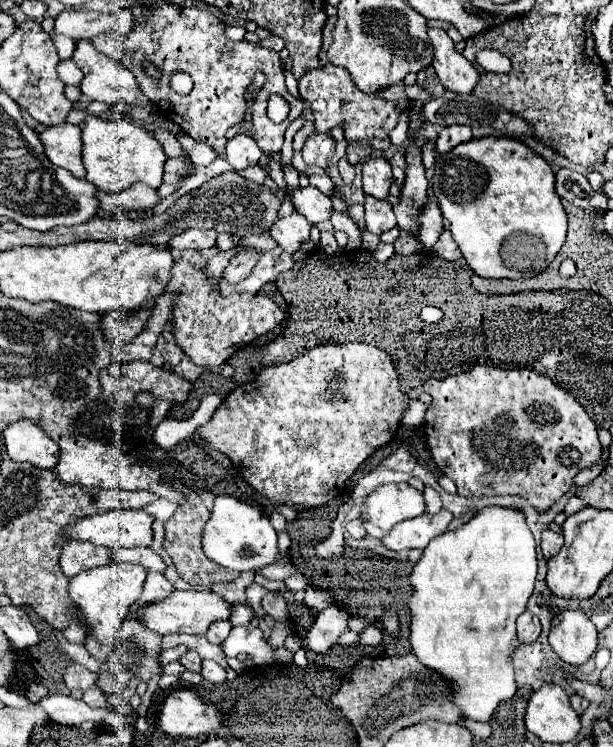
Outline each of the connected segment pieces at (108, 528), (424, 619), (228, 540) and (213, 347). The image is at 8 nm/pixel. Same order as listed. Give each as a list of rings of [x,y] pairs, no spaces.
[[[110,510],[106,514],[86,516],[84,520],[74,522],[68,530],[72,540],[88,540],[110,548],[136,548],[136,546],[148,548],[152,544],[152,524],[154,516],[148,514],[146,510]]]
[[[486,506],[464,522],[458,530],[436,536],[414,566],[410,584],[414,594],[408,602],[412,612],[410,644],[418,660],[440,672],[454,686],[452,702],[458,704],[464,718],[490,720],[500,702],[516,694],[512,652],[520,646],[516,638],[516,618],[526,610],[526,602],[536,580],[536,546],[522,510],[504,506]]]
[[[232,496],[216,498],[210,520],[204,526],[202,546],[210,560],[214,560],[230,570],[236,570],[236,572],[256,570],[266,564],[272,564],[272,562],[276,562],[276,558],[280,554],[278,546],[276,546],[276,532],[270,524],[268,516],[262,514],[254,506],[238,502]]]
[[[182,258],[176,260],[166,290],[180,292],[172,312],[176,344],[182,346],[182,350],[192,358],[192,362],[206,368],[222,364],[232,356],[234,350],[274,330],[284,318],[284,312],[268,296],[234,294],[224,298],[218,292],[218,284],[208,280],[200,268],[192,266],[188,260]]]

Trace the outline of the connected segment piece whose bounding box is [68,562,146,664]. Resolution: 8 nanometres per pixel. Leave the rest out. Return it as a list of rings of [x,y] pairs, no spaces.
[[[112,562],[108,566],[90,568],[88,572],[80,572],[78,576],[74,576],[70,580],[70,586],[68,586],[70,598],[76,602],[76,606],[82,608],[82,612],[86,614],[86,620],[94,628],[94,636],[96,636],[96,638],[88,636],[84,646],[98,662],[106,664],[106,658],[114,644],[114,634],[120,628],[130,604],[140,598],[144,580],[146,580],[146,568],[138,566],[138,564],[130,564],[130,562]]]

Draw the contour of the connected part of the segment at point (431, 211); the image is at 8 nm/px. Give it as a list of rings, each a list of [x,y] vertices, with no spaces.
[[[428,202],[428,208],[424,208],[424,216],[420,216],[420,240],[424,240],[424,248],[430,250],[438,236],[444,230],[444,218],[436,202]]]

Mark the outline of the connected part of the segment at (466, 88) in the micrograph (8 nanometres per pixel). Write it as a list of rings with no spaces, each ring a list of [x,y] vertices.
[[[430,28],[428,36],[434,44],[434,70],[446,90],[468,94],[474,90],[478,82],[478,70],[470,60],[466,60],[458,50],[456,44],[450,40],[444,28]]]

